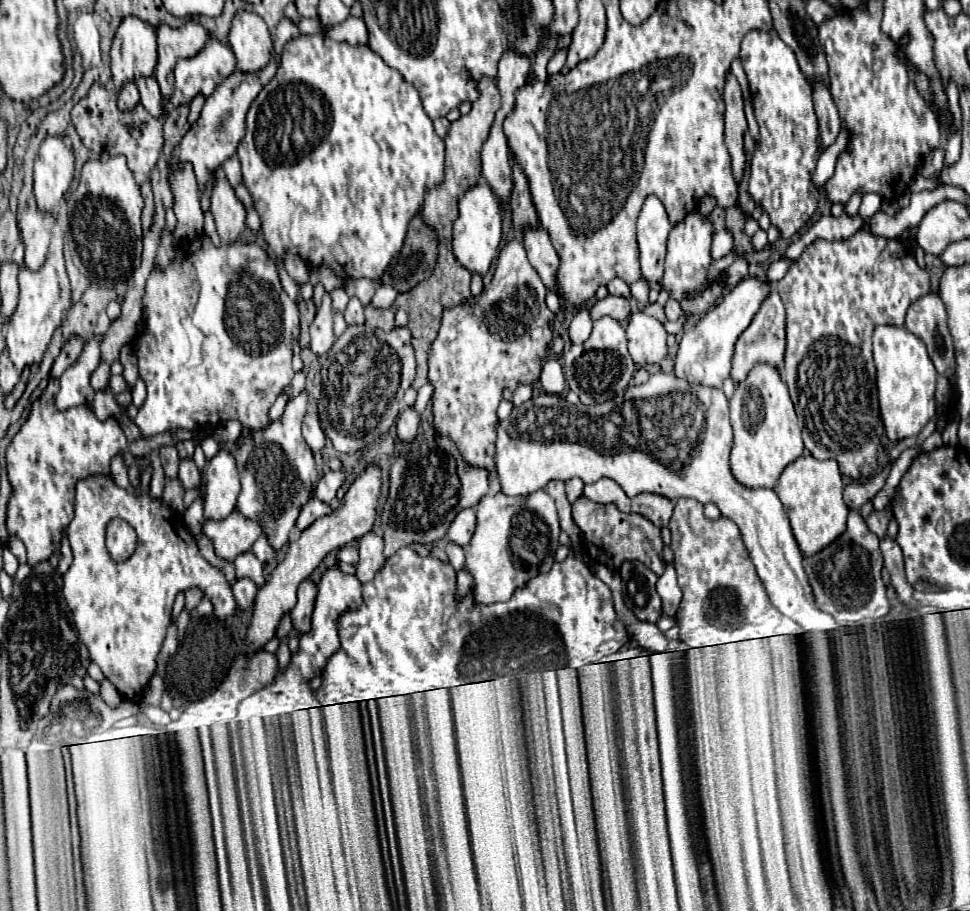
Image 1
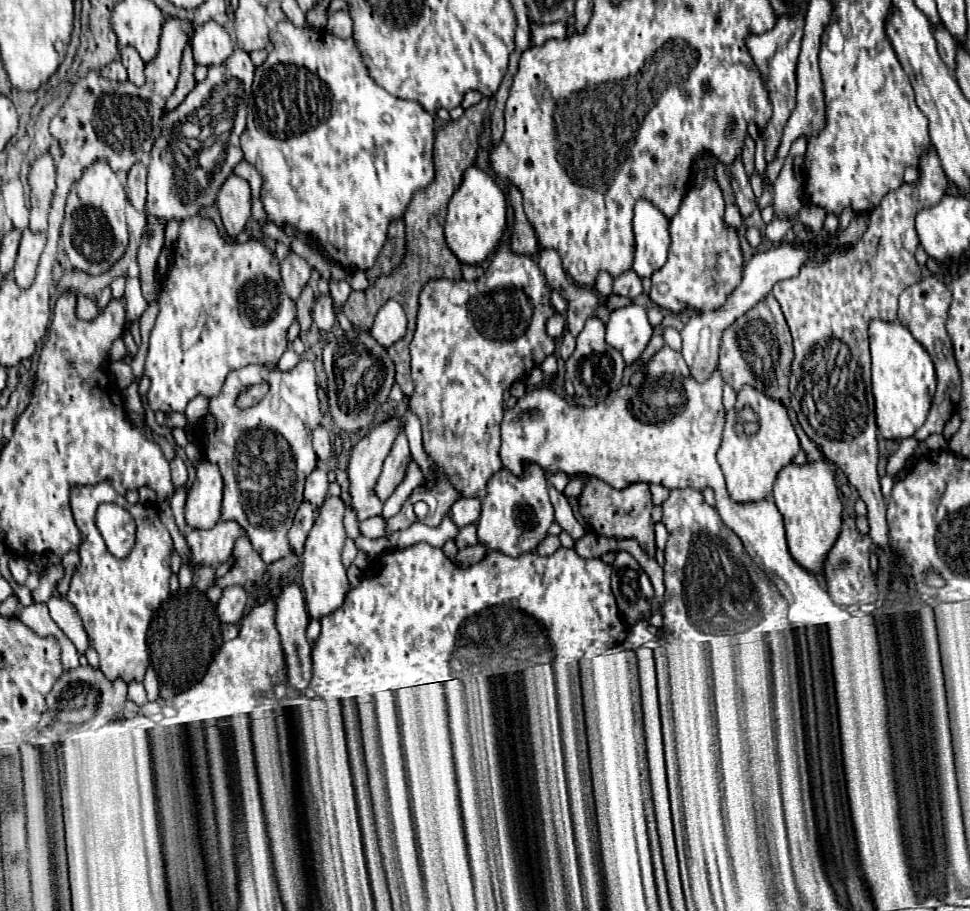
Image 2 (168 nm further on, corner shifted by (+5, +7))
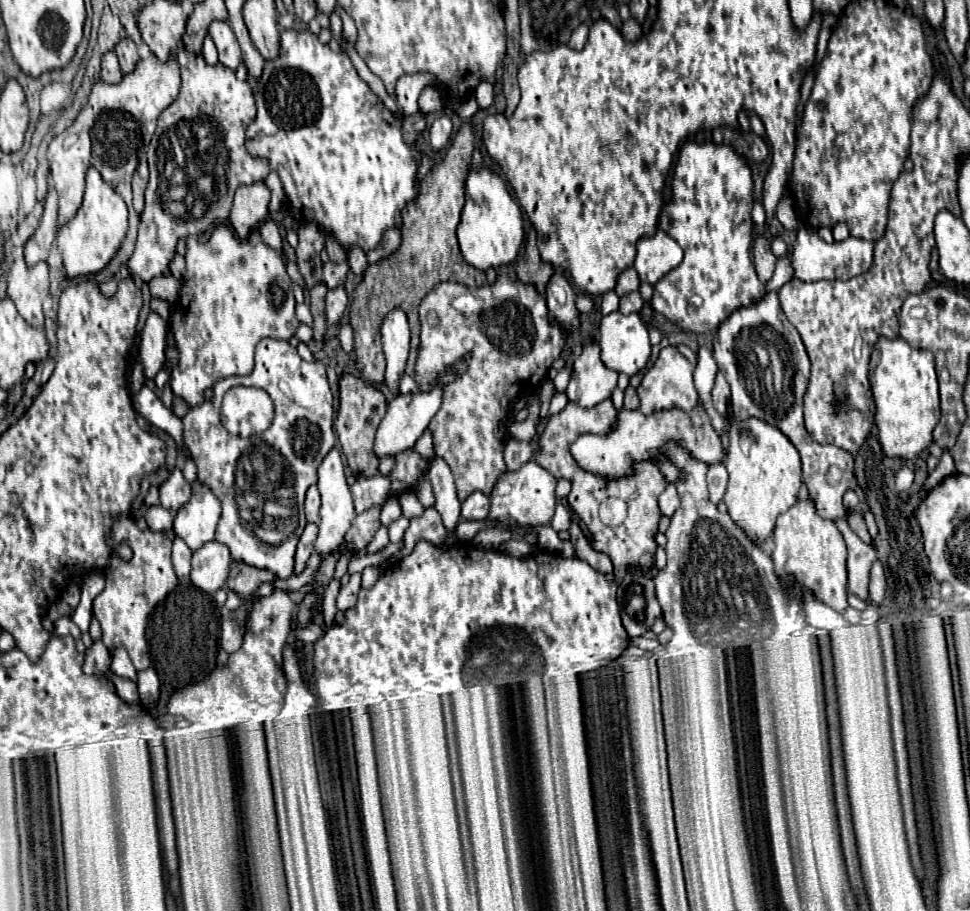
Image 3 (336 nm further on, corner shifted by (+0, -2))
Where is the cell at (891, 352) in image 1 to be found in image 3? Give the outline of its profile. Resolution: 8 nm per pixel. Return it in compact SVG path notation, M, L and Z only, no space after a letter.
M881 336L871 354L871 392L875 398L875 424L883 452L891 458L915 458L929 442L939 422L939 388L929 350L915 350L905 340L889 340Z

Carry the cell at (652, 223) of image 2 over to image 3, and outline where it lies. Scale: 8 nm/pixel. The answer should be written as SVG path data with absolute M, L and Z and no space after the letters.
M659 228L653 236L641 238L637 242L637 258L633 268L637 270L641 282L649 282L653 286L667 272L677 268L681 260L683 260L681 246L665 230Z

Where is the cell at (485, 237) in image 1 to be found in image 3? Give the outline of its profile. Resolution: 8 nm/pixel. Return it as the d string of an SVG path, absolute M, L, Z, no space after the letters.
M487 168L471 170L465 182L465 198L467 200L461 212L461 224L457 228L457 240L463 258L479 270L513 262L523 244L523 214L509 194L507 184L499 174Z

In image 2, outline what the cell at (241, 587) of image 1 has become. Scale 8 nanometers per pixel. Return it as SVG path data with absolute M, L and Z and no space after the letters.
M228 587L222 593L222 599L218 601L218 617L222 623L226 625L236 625L242 615L244 615L244 607L246 607L248 595L244 591L244 587Z

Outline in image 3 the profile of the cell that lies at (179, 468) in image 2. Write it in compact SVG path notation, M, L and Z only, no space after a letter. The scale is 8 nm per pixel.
M173 470L171 476L161 484L159 488L159 498L161 498L161 506L175 512L179 510L191 496L191 484L183 478L181 470Z

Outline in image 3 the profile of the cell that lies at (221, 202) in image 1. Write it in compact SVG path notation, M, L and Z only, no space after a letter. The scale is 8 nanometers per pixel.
M263 182L237 188L229 222L241 240L245 240L251 234L251 230L267 218L267 204L269 190Z

